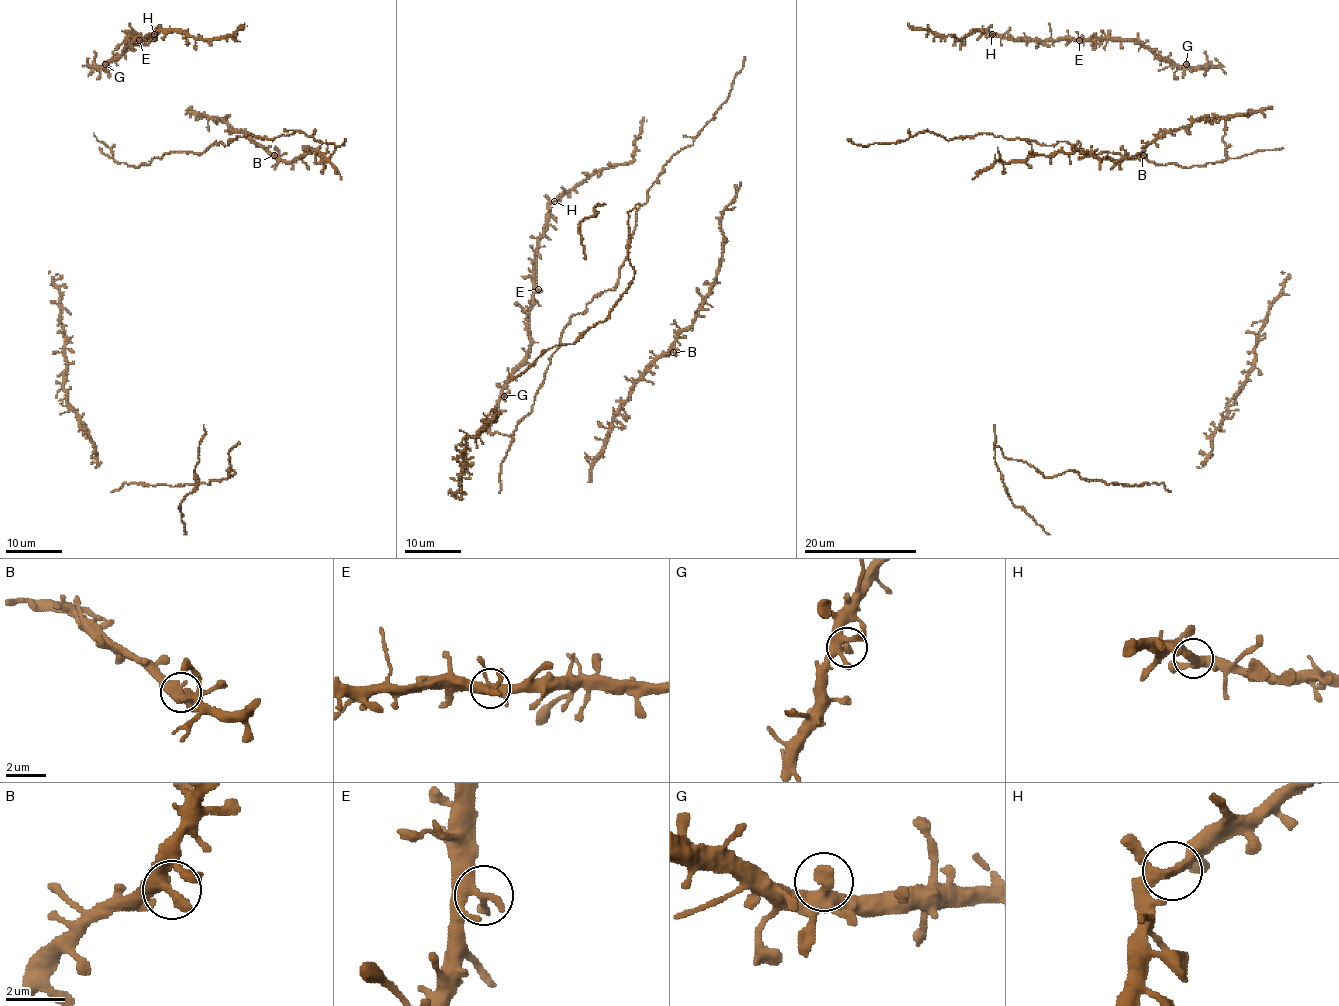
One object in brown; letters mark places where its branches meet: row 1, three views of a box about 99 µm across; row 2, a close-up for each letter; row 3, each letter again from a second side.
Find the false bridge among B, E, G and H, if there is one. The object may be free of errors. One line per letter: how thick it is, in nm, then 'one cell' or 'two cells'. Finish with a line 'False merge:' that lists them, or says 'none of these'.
B: calibre 360 nm; one cell
E: calibre 340 nm; one cell
G: calibre 300 nm; one cell
H: calibre 320 nm; one cell
False merge: none of these

